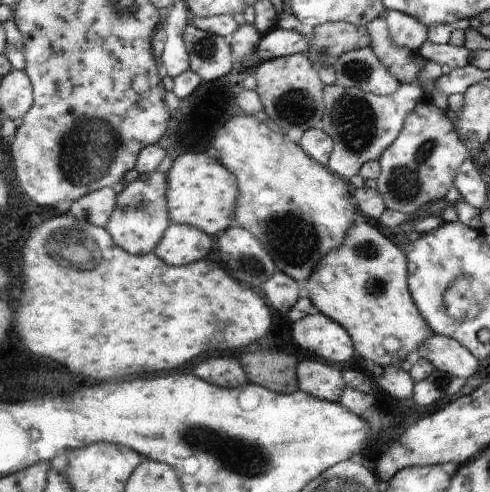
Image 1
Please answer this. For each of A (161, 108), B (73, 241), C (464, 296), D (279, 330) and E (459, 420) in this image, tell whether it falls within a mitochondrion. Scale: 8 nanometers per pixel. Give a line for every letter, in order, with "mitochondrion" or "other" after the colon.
A: other
B: mitochondrion
C: mitochondrion
D: other
E: other

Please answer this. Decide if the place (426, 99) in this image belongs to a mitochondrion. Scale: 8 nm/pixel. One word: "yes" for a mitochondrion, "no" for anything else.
no

